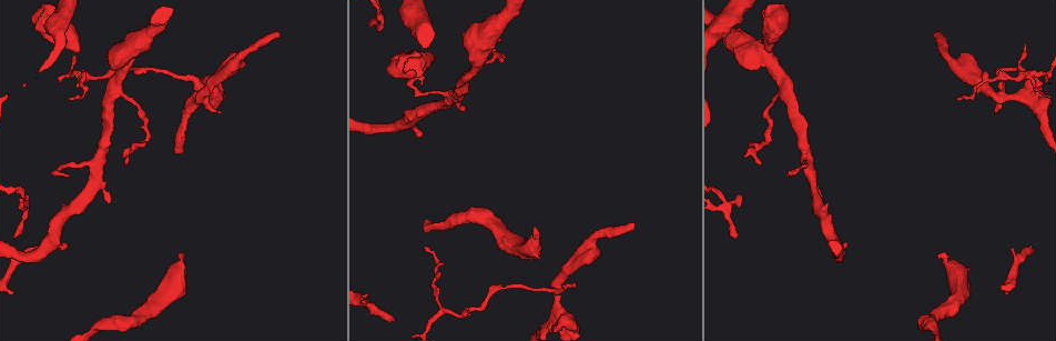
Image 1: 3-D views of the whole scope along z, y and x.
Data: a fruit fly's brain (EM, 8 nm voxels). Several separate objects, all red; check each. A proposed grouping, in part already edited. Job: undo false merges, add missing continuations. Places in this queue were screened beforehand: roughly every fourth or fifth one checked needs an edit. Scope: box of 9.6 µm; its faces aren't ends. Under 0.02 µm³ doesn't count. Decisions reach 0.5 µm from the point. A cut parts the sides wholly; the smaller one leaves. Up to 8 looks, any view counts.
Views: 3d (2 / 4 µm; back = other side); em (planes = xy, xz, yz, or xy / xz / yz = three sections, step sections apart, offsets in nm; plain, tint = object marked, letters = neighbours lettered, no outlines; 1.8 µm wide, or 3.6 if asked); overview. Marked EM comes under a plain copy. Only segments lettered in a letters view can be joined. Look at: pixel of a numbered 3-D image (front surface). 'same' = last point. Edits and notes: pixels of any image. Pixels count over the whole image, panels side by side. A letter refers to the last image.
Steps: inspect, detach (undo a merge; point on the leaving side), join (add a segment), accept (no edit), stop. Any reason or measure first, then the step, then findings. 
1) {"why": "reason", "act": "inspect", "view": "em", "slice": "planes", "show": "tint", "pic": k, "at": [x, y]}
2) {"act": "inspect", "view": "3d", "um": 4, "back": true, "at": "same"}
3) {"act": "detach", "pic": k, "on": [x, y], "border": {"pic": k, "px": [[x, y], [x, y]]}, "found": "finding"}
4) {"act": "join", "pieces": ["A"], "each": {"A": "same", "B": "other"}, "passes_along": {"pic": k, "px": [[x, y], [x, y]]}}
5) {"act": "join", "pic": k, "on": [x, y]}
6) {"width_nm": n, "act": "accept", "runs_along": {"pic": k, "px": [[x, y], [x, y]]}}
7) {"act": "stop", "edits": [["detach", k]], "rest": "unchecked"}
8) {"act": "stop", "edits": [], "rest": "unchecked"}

{"why": "free end", "act": "inspect", "view": "em", "slice": "planes", "show": "tint", "pic": 1, "at": [279, 33]}

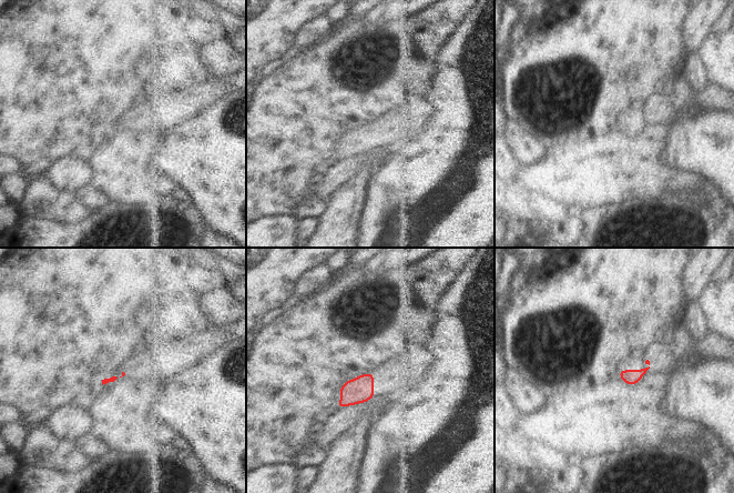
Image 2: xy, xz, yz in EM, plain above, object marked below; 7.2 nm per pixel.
{"why": "what lies round it", "act": "inspect", "view": "em", "slice": "planes", "show": "letters", "at": "same"}

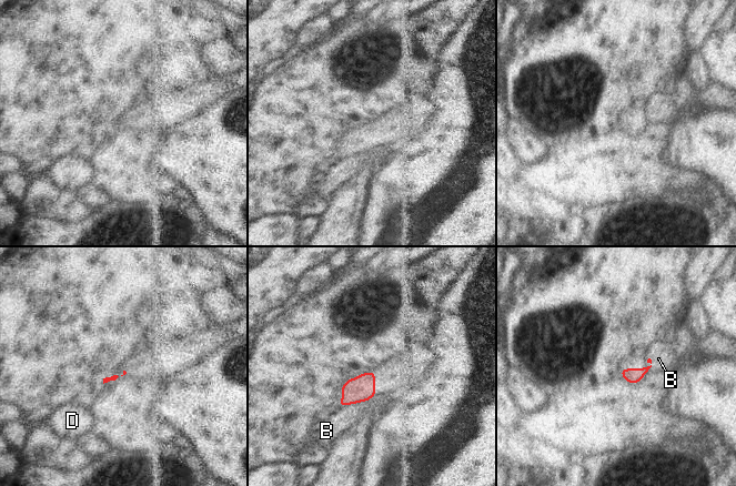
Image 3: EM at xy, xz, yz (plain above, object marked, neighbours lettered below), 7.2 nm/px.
{"longest_contact_nm": ["B", 200], "act": "accept", "each": {"B": "other", "D": "other"}, "border": {"pic": 3, "px": [[366, 401], [340, 407]]}, "found": "no lettered segment goes on from it"}

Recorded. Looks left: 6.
{"why": "an open end", "act": "inspect", "view": "3d", "um": 4, "pic": 1, "at": [109, 202]}

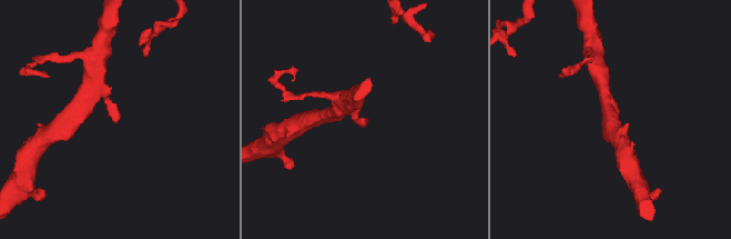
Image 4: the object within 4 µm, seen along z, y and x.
{"act": "inspect", "view": "em", "slice": "planes", "show": "letters", "pic": 4, "at": [363, 121]}

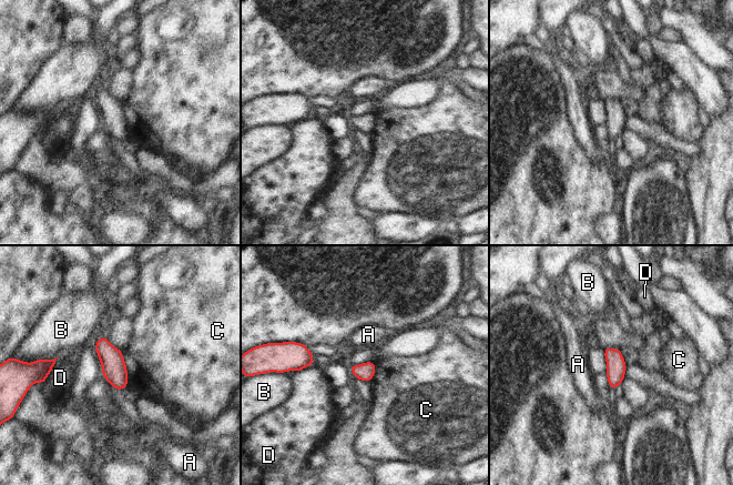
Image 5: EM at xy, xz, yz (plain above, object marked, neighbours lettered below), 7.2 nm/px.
{"act": "accept", "each": {"A": "other", "B": "other", "C": "other", "D": "other"}, "border": {"pic": 5, "px": [[122, 352], [128, 385]]}, "found": "none of them fits"}

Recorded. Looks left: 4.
{"why": "an open end", "act": "inspect", "view": "em", "slice": "xz", "step": 8, "show": "letters", "pic": 1, "at": [938, 256]}

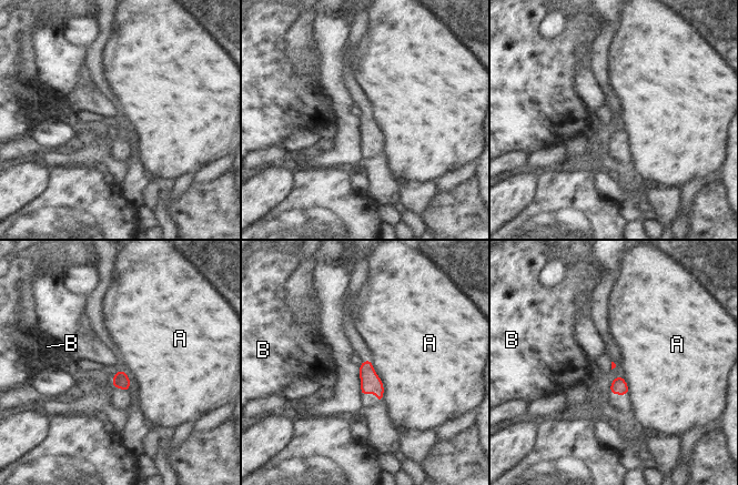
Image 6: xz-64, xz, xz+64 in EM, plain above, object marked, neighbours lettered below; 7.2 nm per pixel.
{"act": "accept", "each": {"A": "other", "B": "other"}, "border": {"pic": 6, "px": [[371, 361], [382, 381], [383, 400]]}, "found": "none of them fits"}

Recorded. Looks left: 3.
{"act": "stop", "edits": [], "rest": "unchecked"}

